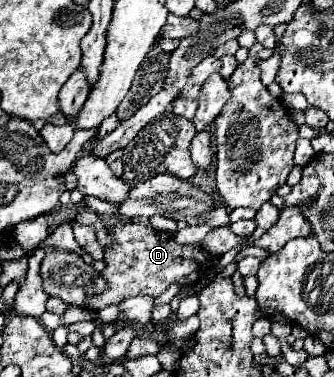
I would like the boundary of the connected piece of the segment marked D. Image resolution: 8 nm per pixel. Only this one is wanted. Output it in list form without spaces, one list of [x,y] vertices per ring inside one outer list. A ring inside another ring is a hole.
[[[120,221],[116,225],[110,227],[110,231],[114,231],[114,247],[110,247],[110,251],[104,251],[104,263],[106,269],[102,271],[102,277],[108,281],[108,289],[102,295],[94,295],[90,297],[88,307],[94,311],[100,311],[106,305],[112,303],[120,303],[128,297],[136,297],[136,295],[152,295],[158,297],[168,285],[178,283],[178,285],[194,285],[198,283],[198,279],[206,273],[212,255],[216,253],[226,253],[232,247],[244,243],[242,237],[234,235],[230,231],[230,227],[214,227],[204,243],[200,245],[178,245],[168,233],[160,233],[154,231],[152,227],[144,227],[140,223],[132,223],[132,221]]]

